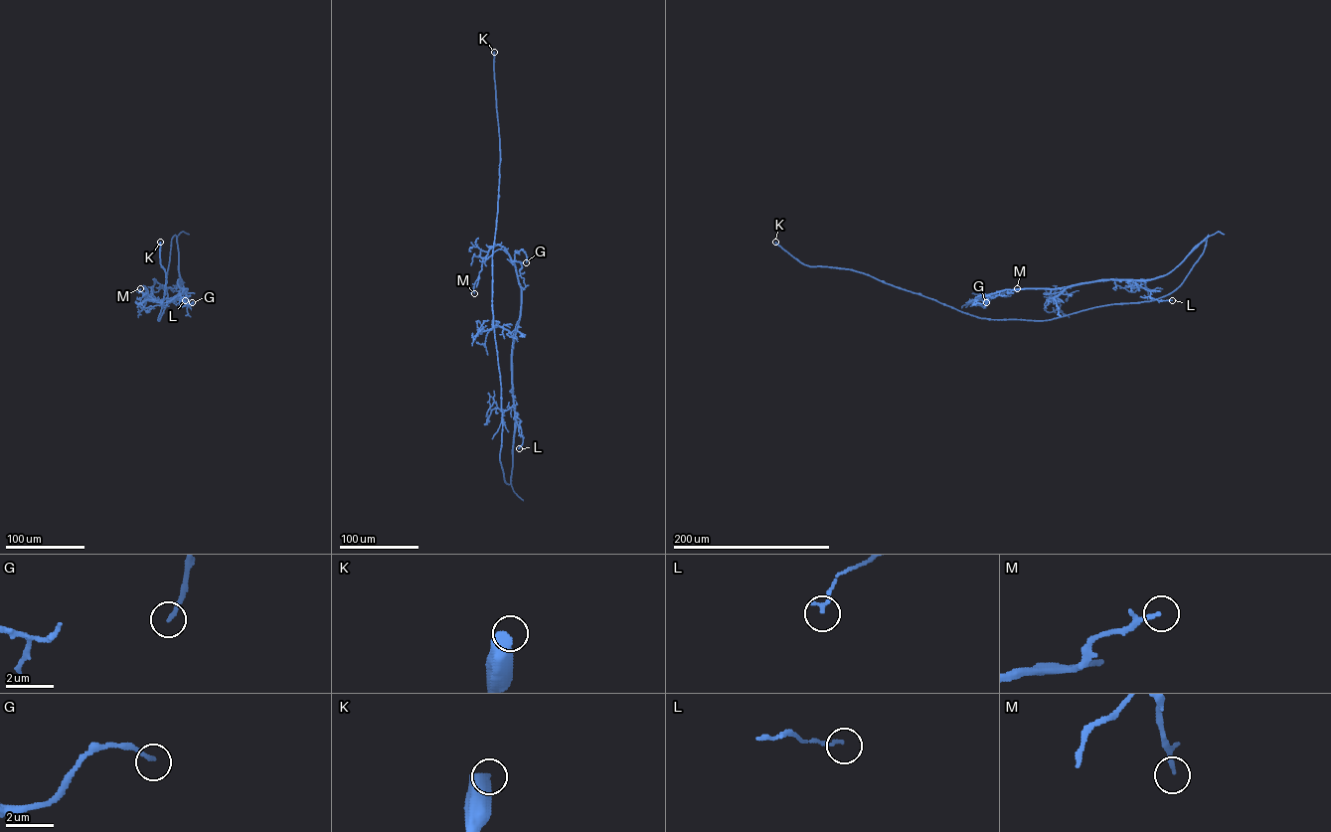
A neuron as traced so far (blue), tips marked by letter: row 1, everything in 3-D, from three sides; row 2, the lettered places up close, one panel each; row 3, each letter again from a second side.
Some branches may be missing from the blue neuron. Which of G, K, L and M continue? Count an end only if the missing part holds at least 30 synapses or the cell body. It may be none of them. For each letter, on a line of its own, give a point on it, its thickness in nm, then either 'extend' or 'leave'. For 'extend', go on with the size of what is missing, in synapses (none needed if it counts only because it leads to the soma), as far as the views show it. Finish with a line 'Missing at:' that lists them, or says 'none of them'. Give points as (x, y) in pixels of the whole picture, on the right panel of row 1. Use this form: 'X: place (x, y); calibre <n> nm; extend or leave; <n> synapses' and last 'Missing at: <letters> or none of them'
G: place (986, 302); calibre 170 nm; leave
K: place (775, 242); calibre 550 nm; extend; 850 synapses
L: place (1172, 300); calibre 150 nm; leave
M: place (1017, 288); calibre 120 nm; leave
Missing at: K

